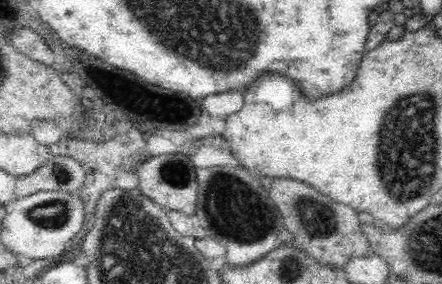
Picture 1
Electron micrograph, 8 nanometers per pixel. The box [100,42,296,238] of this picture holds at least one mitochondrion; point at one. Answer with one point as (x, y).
(176, 176)

